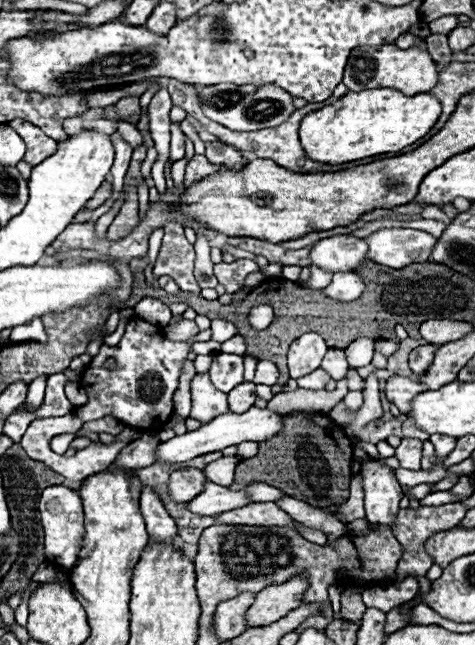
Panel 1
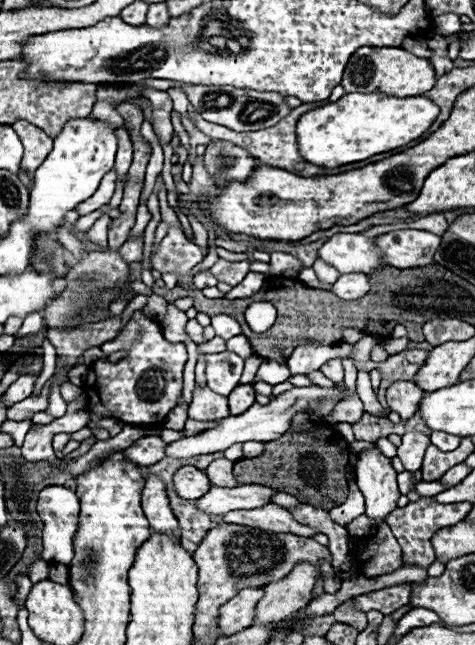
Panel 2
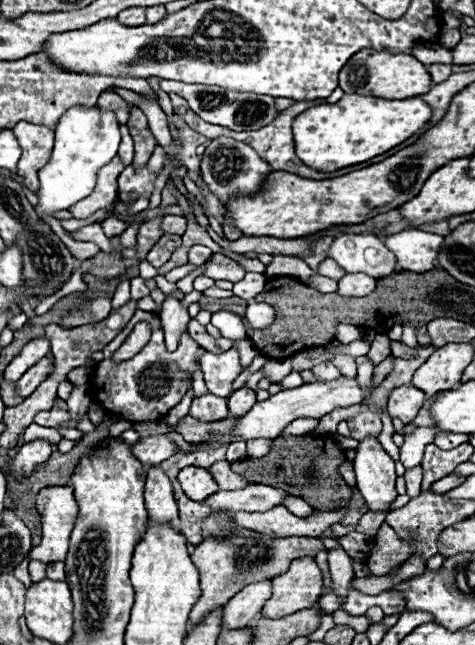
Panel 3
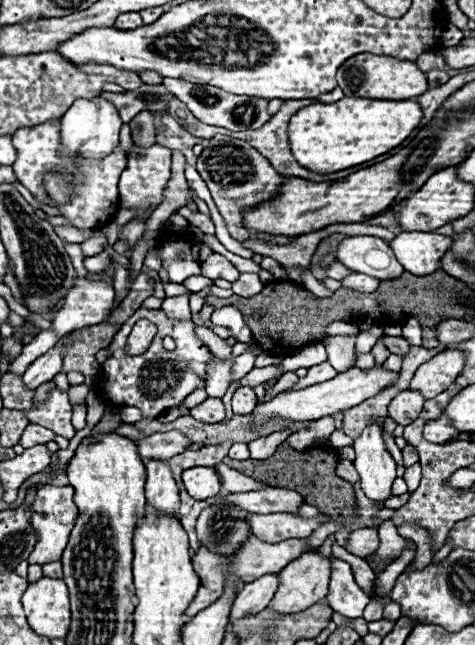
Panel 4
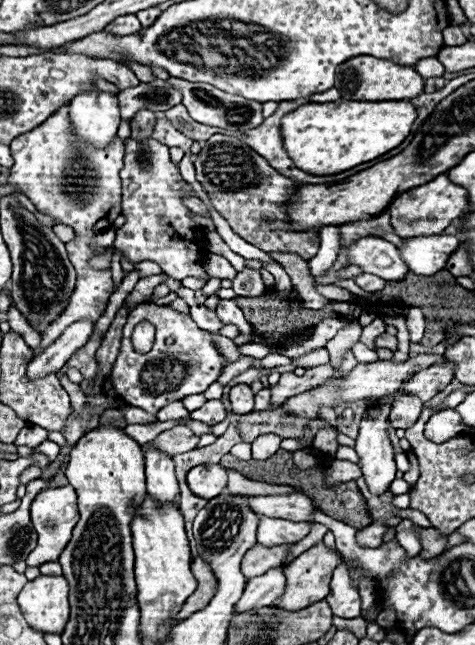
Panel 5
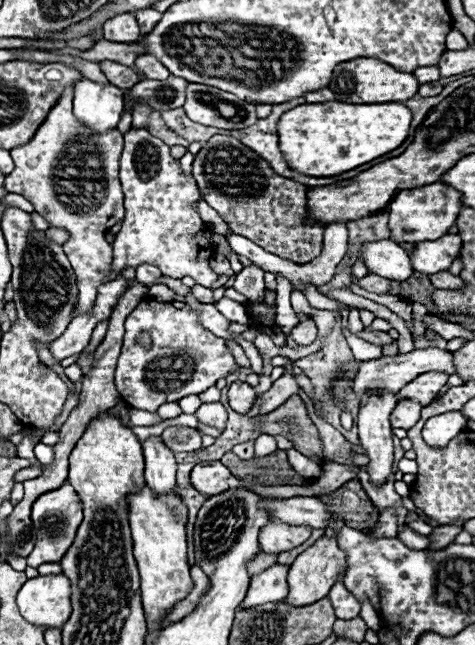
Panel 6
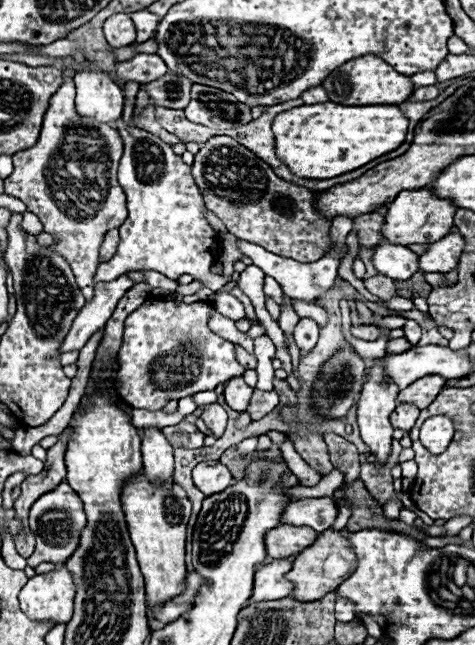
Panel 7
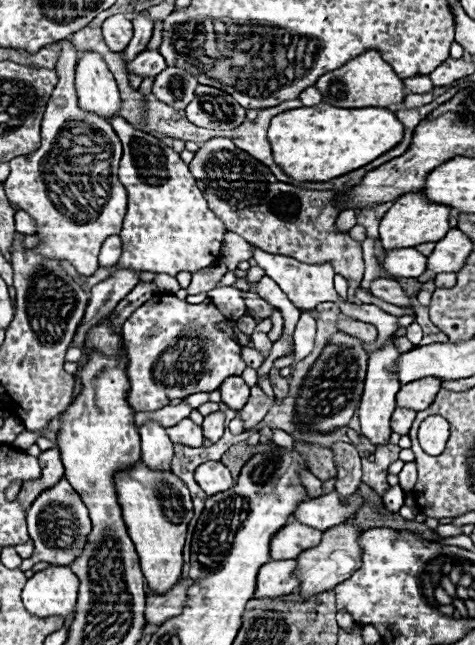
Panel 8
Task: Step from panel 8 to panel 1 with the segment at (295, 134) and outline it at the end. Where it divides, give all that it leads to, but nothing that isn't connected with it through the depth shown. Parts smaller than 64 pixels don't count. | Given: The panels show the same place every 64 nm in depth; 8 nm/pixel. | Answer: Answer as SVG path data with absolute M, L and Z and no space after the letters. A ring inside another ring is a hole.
M376 88L348 92L336 104L306 114L300 122L300 142L306 156L314 162L344 164L382 152L396 152L430 132L442 114L442 104L432 94L404 96L398 90Z

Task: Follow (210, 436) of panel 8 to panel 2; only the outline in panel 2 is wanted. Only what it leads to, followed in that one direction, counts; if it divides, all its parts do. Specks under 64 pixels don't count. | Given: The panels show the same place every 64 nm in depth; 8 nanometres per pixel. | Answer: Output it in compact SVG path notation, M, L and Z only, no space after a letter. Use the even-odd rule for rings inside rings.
M208 386L196 388L192 404L188 406L188 416L192 420L202 420L202 422L212 422L228 416L228 398L212 392Z

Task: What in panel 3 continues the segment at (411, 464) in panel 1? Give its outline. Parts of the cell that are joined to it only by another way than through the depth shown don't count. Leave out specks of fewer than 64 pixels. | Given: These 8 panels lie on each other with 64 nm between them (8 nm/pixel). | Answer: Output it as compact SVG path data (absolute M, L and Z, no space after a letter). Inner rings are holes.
M419 427L413 433L404 436L404 444L400 448L400 462L406 468L420 466L424 449L434 442L434 436L441 431L438 427Z

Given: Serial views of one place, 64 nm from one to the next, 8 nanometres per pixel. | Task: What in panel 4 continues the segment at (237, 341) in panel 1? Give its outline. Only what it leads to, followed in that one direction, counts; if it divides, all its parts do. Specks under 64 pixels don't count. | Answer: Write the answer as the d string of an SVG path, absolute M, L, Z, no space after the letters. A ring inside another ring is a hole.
M244 352L244 354L236 356L236 358L234 358L234 364L232 364L232 381L240 380L240 378L246 376L252 368L254 368L254 354L252 354L252 352Z

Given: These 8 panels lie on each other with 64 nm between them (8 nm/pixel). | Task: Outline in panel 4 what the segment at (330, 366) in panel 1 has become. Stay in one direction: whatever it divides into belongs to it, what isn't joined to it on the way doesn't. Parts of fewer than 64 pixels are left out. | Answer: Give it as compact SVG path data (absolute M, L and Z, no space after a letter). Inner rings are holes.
M318 364L318 366L312 366L308 368L308 374L304 378L298 378L298 382L290 388L286 388L284 392L292 392L292 390L298 390L298 388L304 388L304 386L312 386L312 384L320 384L320 382L326 382L328 378L334 378L338 372L328 364Z

